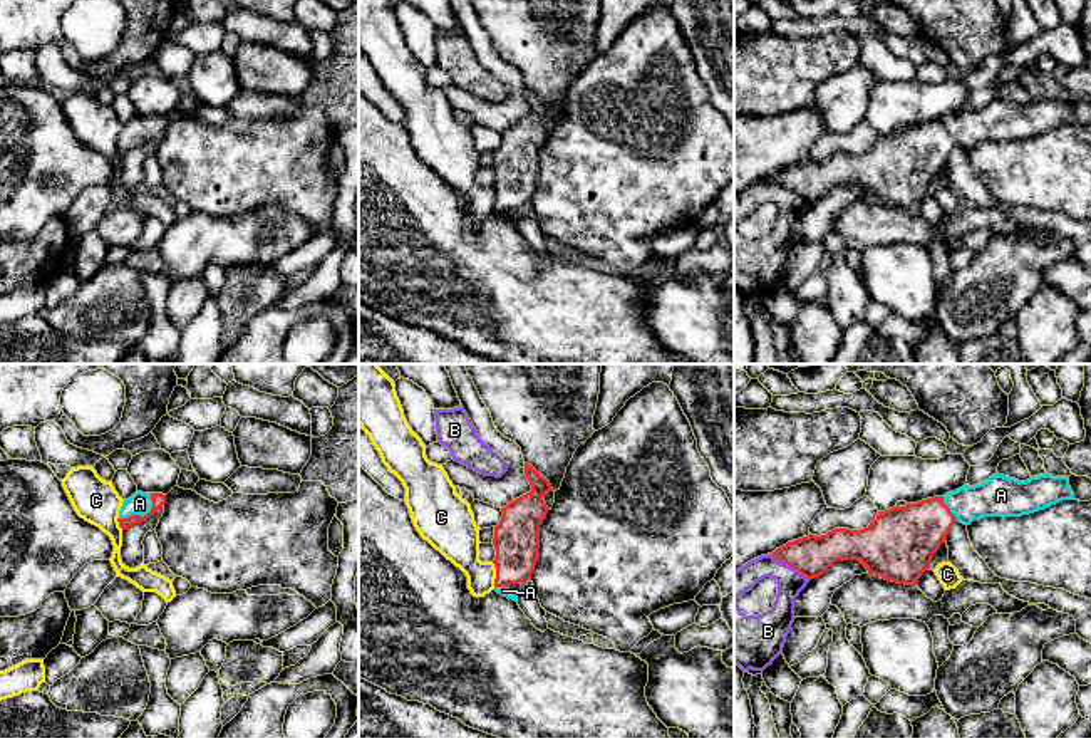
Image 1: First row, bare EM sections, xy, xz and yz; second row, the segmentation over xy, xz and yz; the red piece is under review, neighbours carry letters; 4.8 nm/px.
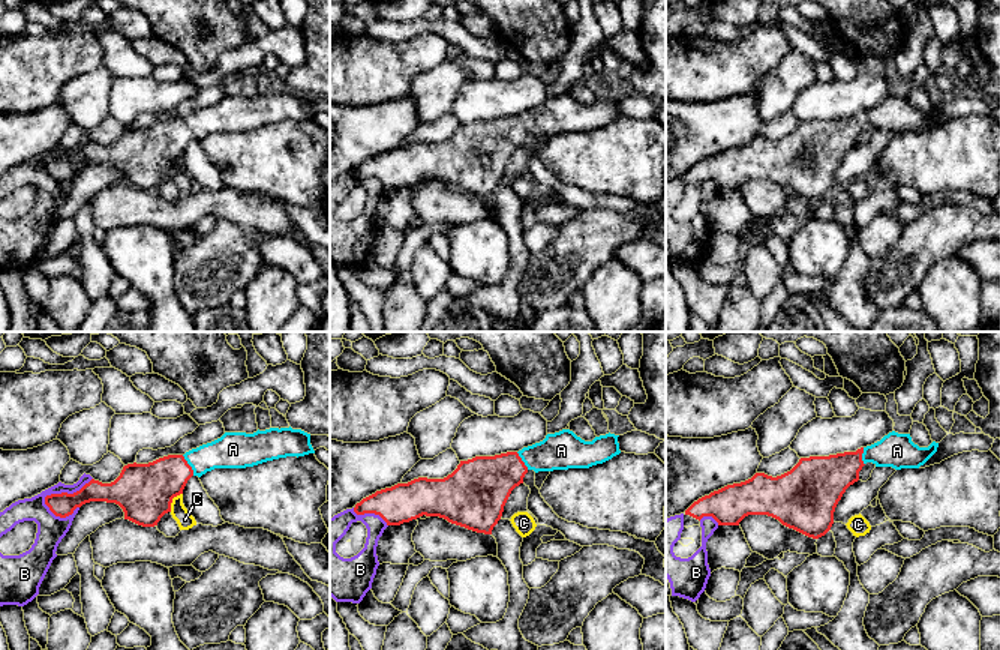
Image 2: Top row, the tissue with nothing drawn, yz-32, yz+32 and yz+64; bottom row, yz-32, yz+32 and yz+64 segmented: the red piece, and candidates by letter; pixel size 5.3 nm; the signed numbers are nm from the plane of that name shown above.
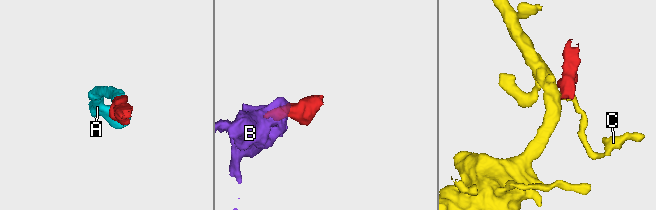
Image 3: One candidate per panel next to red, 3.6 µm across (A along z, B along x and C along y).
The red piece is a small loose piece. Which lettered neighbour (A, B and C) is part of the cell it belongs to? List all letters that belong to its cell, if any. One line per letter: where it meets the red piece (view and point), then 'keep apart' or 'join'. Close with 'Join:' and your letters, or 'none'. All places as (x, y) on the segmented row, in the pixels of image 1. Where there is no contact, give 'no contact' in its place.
A: xy (144, 515) | join
B: yz (791, 566) | keep apart
C: xz (496, 574) | keep apart
Join: A

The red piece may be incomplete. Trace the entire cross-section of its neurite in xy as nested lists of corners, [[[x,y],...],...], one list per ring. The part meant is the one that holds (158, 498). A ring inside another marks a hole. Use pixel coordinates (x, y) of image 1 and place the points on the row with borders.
[[[136,491],[131,498],[122,502],[119,510],[119,527],[122,530],[146,522],[166,503],[166,495],[163,493],[142,493]]]

